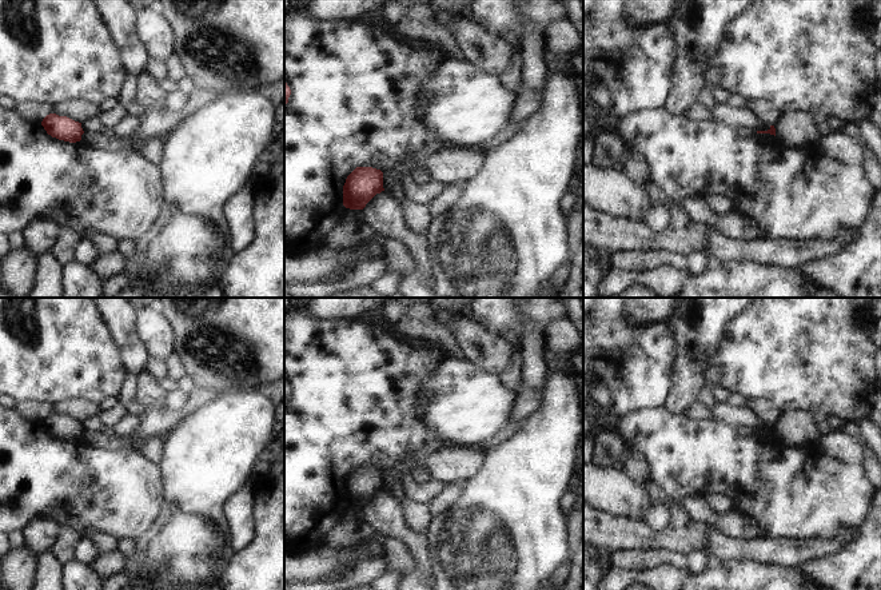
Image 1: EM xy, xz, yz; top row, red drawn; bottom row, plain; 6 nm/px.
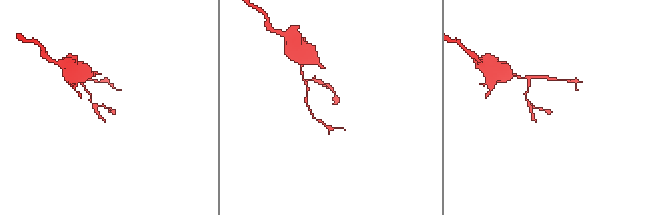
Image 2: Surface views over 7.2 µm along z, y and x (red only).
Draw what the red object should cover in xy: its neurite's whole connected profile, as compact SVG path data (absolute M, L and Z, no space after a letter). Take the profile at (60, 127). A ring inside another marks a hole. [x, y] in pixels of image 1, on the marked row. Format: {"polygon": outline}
{"polygon": "M56 113L47 115L43 119L41 125L52 137L69 143L80 141L81 135L84 133L81 123Z"}

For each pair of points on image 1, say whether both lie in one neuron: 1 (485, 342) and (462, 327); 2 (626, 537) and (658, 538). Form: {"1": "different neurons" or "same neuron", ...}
{"1": "same neuron", "2": "same neuron"}

